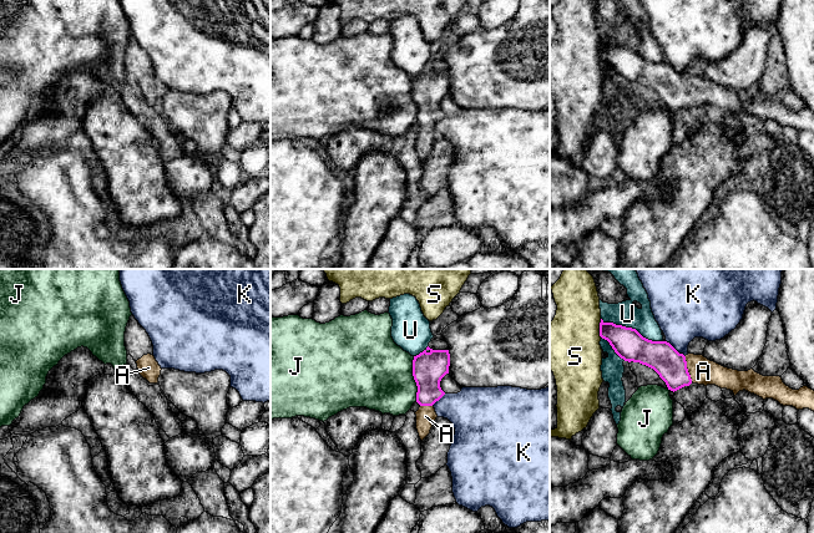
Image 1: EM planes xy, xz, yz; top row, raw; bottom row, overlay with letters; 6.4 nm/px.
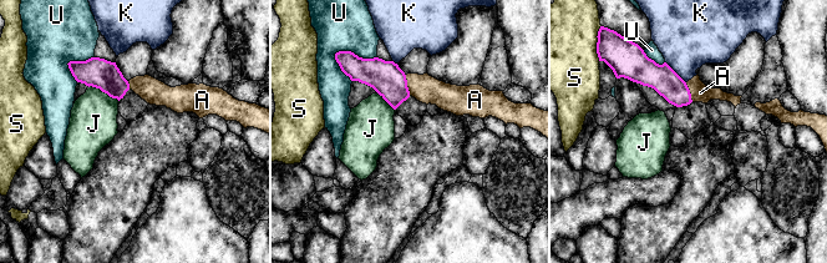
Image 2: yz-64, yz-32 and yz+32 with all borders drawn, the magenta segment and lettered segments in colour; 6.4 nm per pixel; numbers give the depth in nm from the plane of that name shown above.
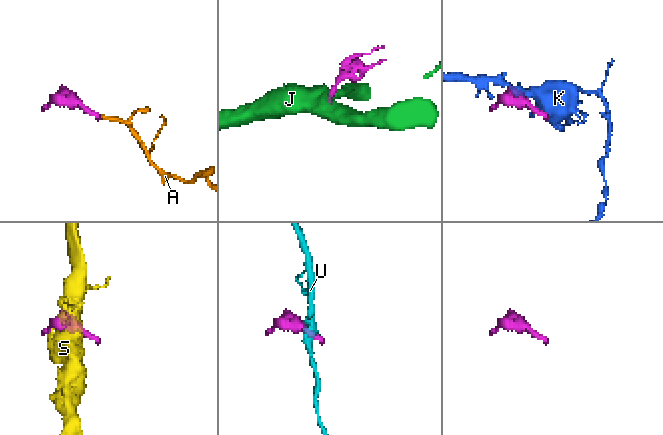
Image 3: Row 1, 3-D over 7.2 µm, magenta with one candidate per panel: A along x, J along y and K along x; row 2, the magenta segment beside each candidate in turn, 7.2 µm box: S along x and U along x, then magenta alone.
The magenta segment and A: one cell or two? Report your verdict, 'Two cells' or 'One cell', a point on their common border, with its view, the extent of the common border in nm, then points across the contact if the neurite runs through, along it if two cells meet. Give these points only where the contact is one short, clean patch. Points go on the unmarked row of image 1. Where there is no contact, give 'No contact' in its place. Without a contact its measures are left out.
One cell. Touches magenta at yz (687, 90). Shared border 180 nm. Path across: yz (661, 77), (675, 90), (687, 90), (703, 92)

